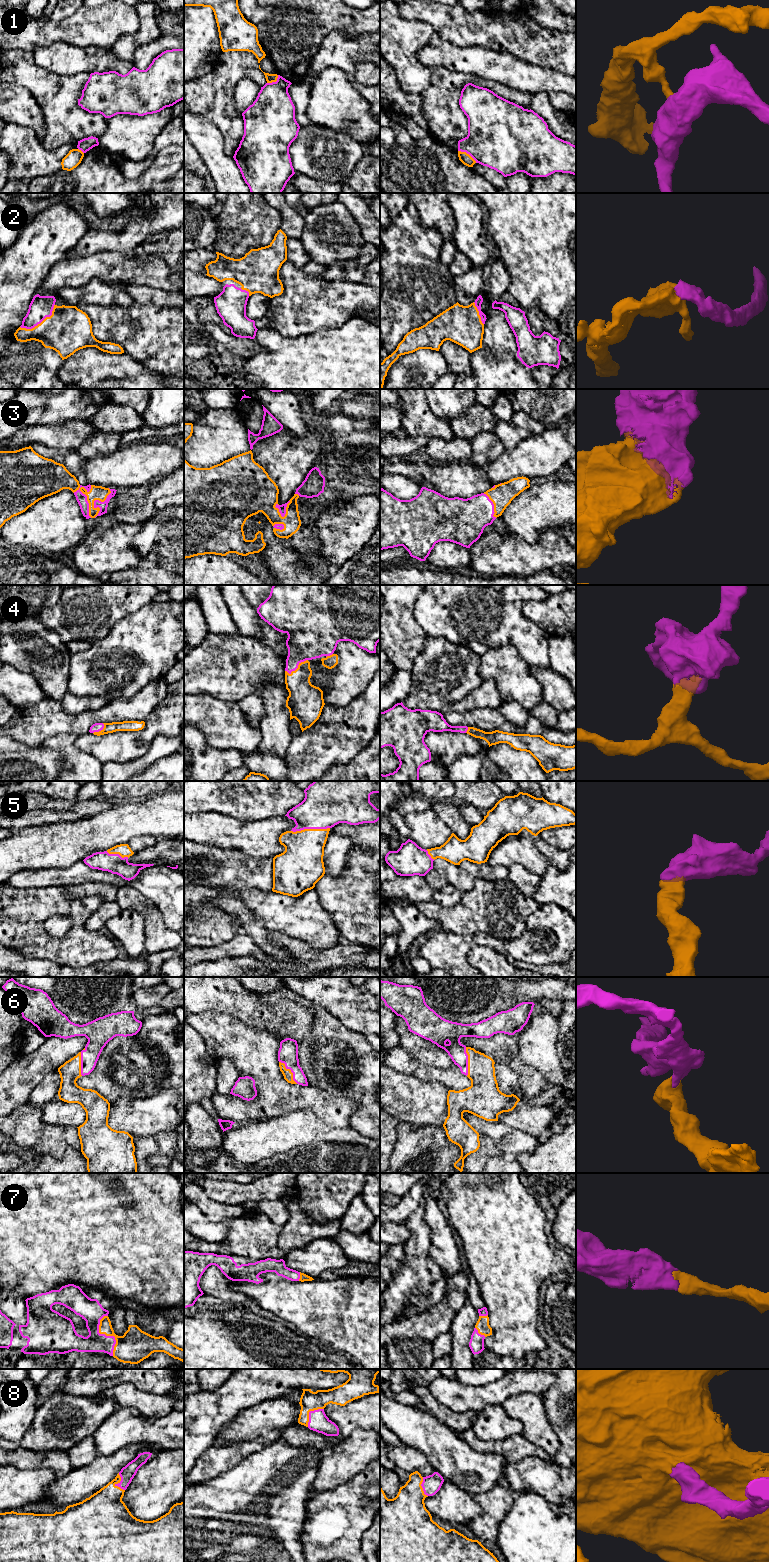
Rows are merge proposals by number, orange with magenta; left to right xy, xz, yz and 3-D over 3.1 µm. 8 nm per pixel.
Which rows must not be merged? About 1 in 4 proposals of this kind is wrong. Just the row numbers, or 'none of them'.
1

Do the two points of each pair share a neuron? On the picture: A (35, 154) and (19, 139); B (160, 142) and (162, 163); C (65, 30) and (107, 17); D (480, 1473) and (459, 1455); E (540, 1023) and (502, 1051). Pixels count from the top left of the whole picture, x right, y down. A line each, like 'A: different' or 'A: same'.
A: same
B: different
C: same
D: same
E: different

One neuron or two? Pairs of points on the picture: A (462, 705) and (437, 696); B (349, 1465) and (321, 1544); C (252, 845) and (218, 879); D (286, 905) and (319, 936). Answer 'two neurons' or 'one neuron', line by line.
A: two neurons
B: two neurons
C: two neurons
D: one neuron

